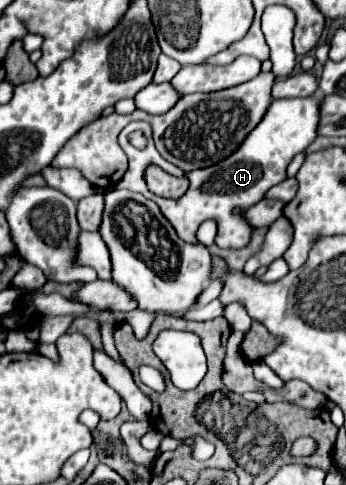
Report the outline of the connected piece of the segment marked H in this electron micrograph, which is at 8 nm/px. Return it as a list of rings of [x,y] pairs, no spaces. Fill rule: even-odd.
[[[311,95],[307,99],[279,99],[273,101],[269,105],[269,109],[265,111],[263,119],[259,121],[259,125],[251,131],[251,135],[247,135],[247,139],[243,141],[243,145],[239,147],[239,151],[235,151],[235,155],[223,159],[223,163],[217,163],[215,167],[207,167],[207,169],[195,169],[195,171],[181,171],[179,167],[167,163],[159,151],[153,145],[151,139],[151,125],[143,123],[143,121],[135,121],[129,123],[121,135],[119,135],[119,145],[123,147],[123,151],[129,157],[129,169],[123,175],[123,179],[119,181],[119,187],[129,189],[129,191],[137,191],[141,195],[145,195],[147,199],[155,201],[161,209],[161,213],[165,215],[167,221],[171,221],[173,229],[177,231],[177,235],[191,245],[197,245],[197,227],[205,221],[205,219],[217,219],[217,245],[221,249],[243,249],[253,235],[253,227],[249,225],[247,219],[241,219],[239,213],[235,213],[233,209],[241,209],[247,211],[249,207],[253,207],[255,203],[259,203],[265,193],[287,179],[287,165],[291,163],[291,159],[299,153],[305,151],[315,135],[315,127],[319,123],[319,95]],[[133,131],[143,131],[143,135],[147,137],[147,147],[145,149],[137,149],[129,143],[129,133]],[[147,165],[159,165],[163,171],[167,171],[169,175],[175,177],[187,177],[189,179],[189,189],[185,191],[183,197],[179,199],[163,199],[153,195],[145,181],[143,181],[143,169]]]

